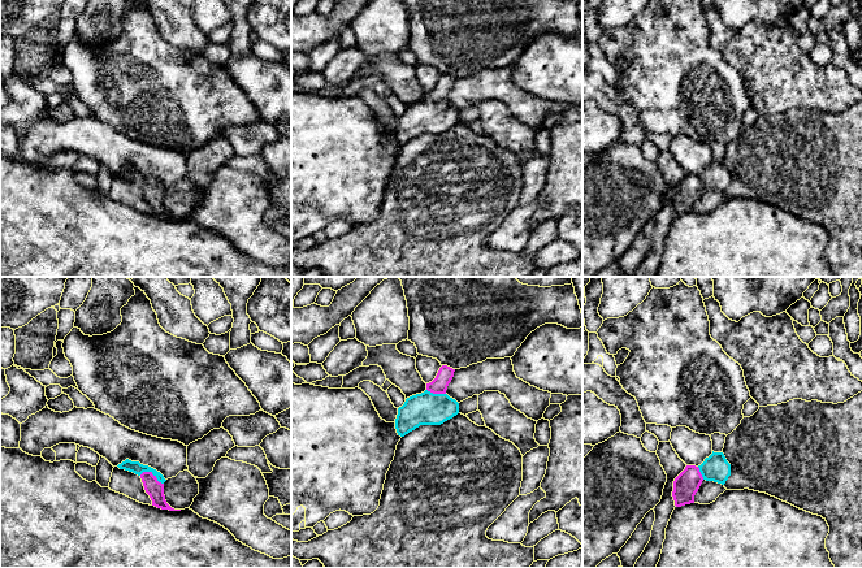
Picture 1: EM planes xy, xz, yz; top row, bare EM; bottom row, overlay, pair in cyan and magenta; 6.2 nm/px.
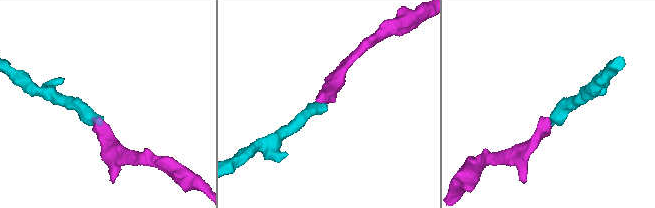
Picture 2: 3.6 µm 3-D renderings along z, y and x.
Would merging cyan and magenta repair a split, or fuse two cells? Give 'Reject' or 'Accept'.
Accept

